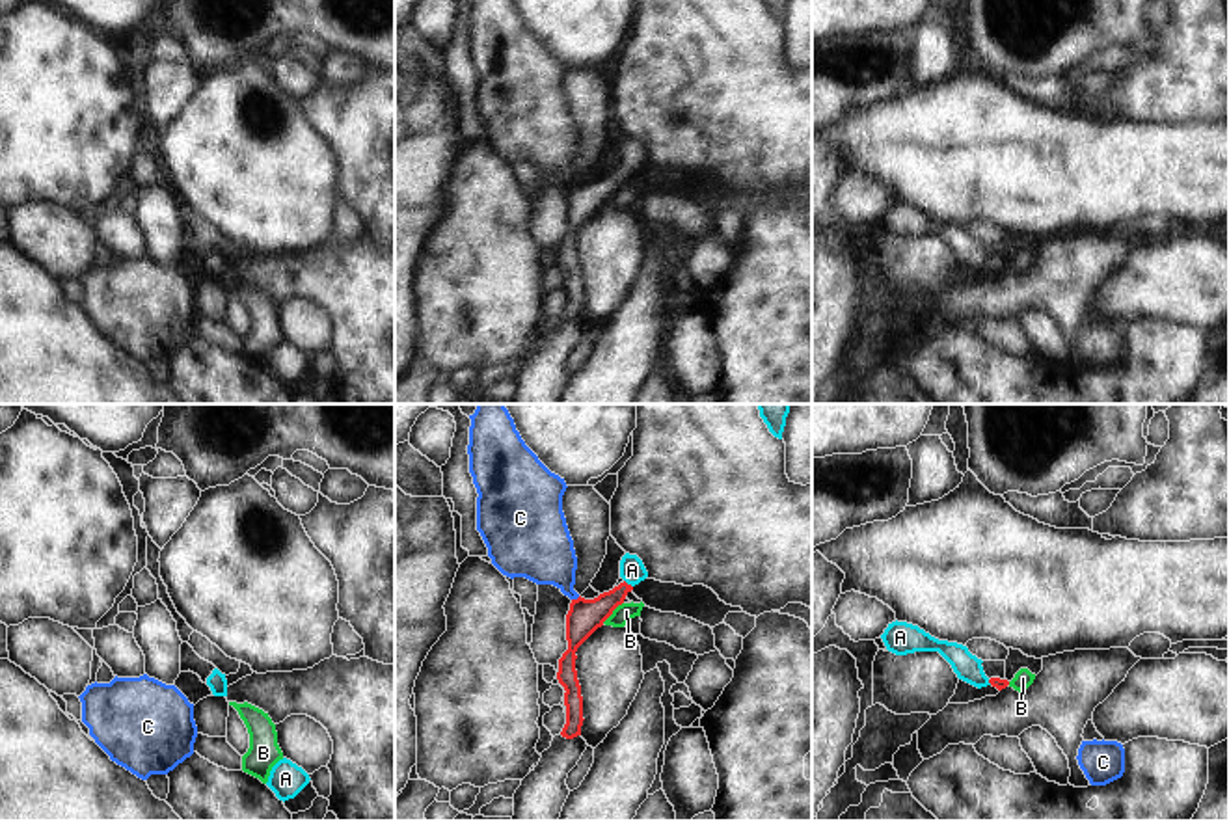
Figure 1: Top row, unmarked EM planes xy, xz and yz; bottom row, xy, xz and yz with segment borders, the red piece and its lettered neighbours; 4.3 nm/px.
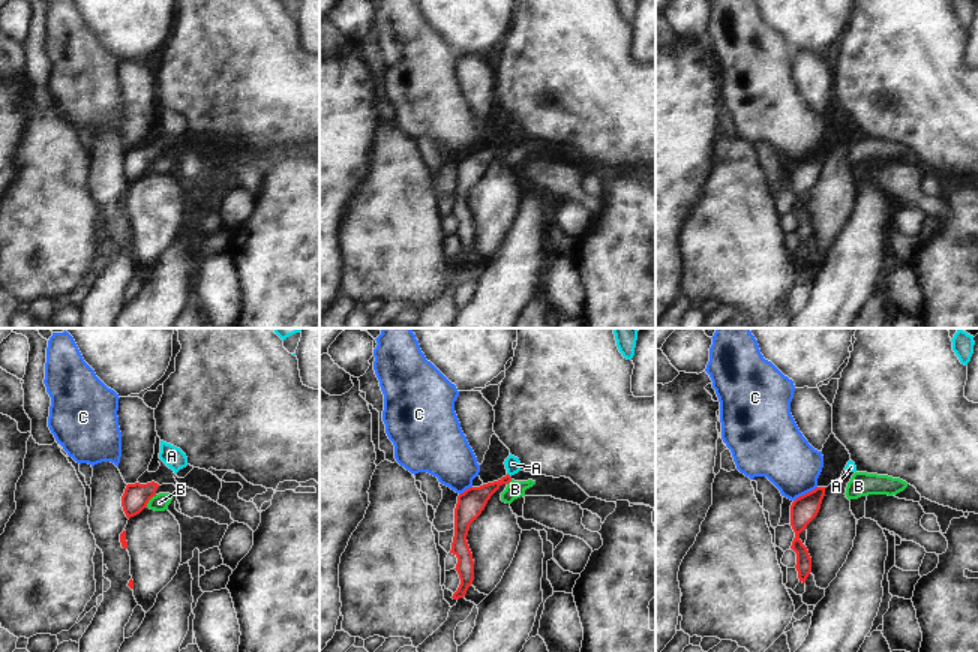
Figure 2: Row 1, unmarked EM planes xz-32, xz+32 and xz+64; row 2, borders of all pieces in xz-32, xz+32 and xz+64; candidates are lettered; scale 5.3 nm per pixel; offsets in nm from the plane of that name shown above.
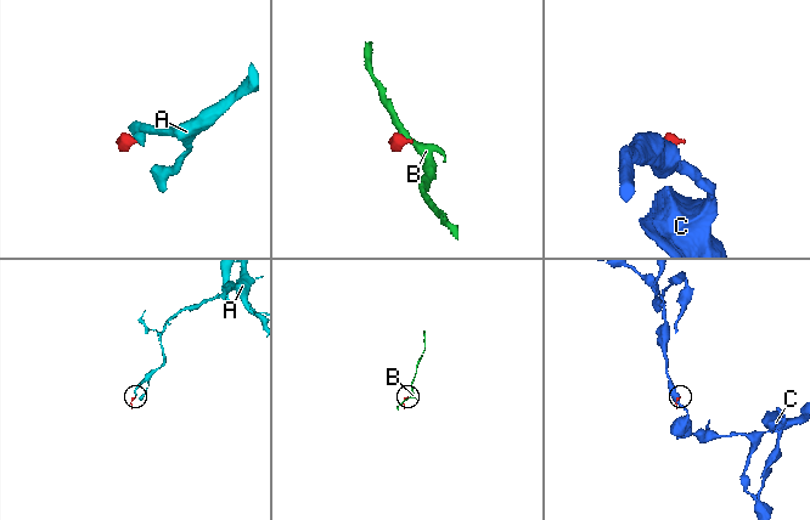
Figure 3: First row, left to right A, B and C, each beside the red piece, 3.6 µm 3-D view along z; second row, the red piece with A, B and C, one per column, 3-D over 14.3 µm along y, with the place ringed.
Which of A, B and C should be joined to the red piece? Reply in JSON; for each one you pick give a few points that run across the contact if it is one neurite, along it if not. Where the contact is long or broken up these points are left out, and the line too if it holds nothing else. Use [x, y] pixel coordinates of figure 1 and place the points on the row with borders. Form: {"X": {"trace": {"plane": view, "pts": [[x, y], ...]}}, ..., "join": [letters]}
{"A": {"trace": {"plane": "xz", "pts": [[585, 617], [600, 609], [626, 583], [632, 570]]}}, "join": ["A"]}

